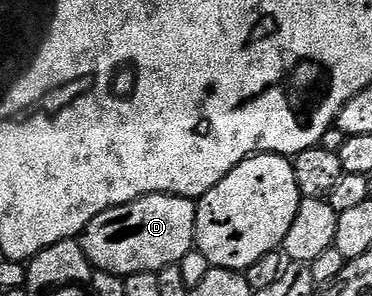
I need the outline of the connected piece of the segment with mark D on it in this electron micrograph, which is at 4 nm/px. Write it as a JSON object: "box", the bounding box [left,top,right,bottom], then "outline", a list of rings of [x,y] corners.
{"box":[82,195,196,275],"outline":[[[141,195],[106,209],[85,225],[82,246],[97,271],[133,275],[181,263],[196,246],[196,203],[186,195]]]}

